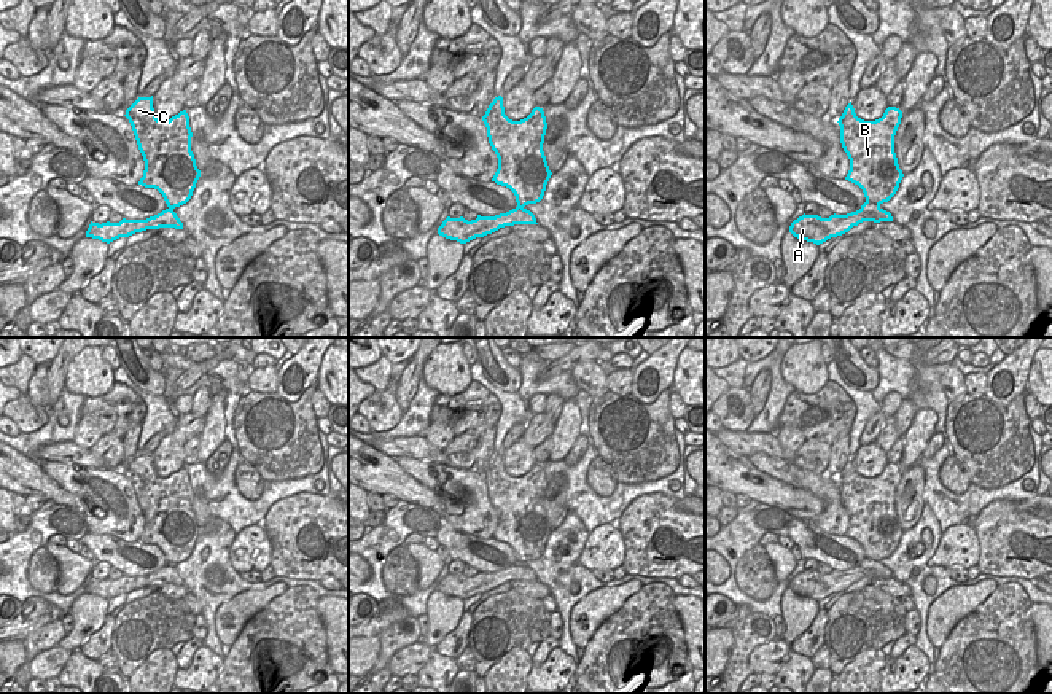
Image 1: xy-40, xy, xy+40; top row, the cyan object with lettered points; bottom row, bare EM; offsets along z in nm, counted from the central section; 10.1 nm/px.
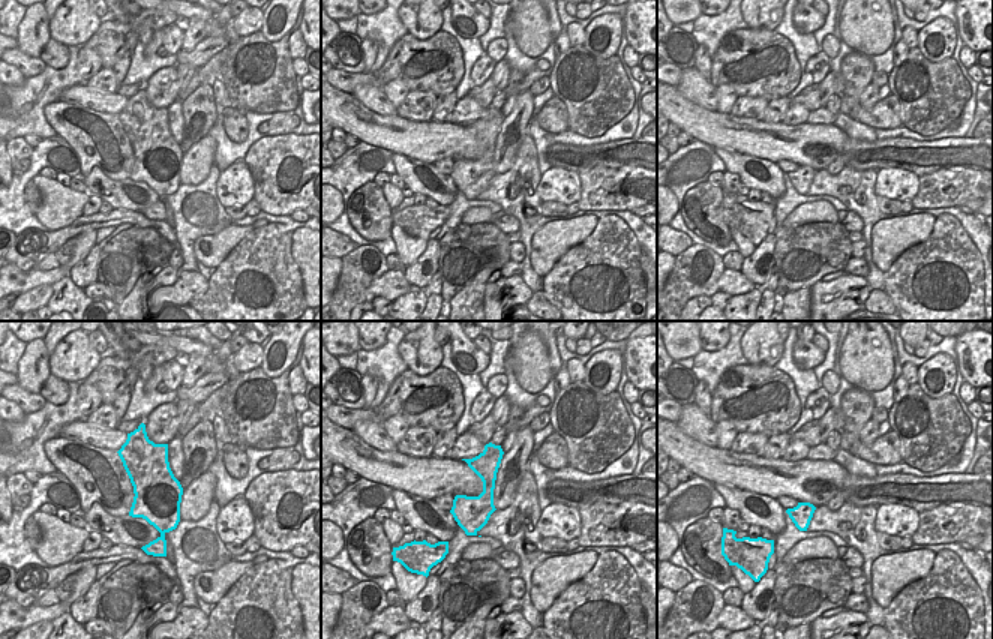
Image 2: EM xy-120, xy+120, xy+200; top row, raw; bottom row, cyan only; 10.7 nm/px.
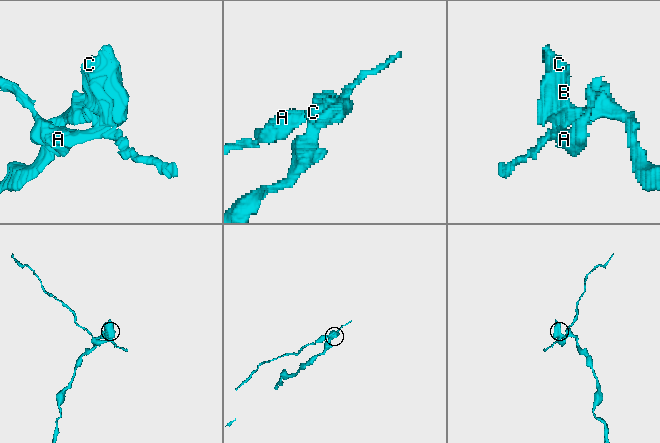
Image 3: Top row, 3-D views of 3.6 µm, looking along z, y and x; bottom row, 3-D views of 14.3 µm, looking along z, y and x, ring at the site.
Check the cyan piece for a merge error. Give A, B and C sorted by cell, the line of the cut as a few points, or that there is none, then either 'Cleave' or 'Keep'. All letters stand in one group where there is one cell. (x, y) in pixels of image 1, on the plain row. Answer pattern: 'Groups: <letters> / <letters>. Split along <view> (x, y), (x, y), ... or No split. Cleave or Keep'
Groups: A / B C. Split along xy+40 (860, 565), (872, 575). Cleave.

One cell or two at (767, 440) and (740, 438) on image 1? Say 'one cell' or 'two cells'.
one cell

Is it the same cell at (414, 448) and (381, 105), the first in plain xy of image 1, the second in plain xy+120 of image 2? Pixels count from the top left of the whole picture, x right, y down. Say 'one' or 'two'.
two

